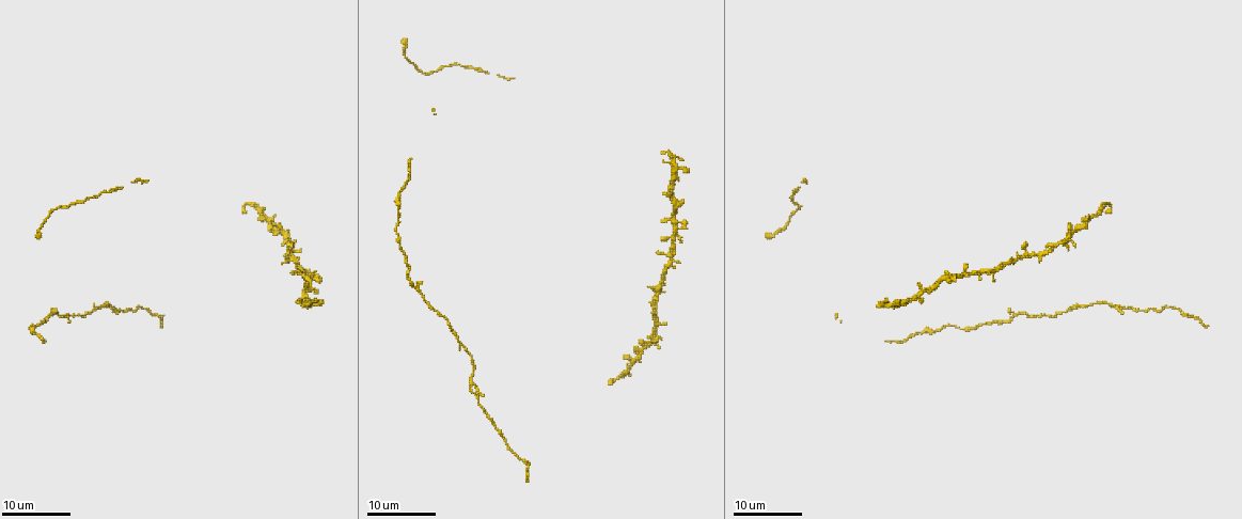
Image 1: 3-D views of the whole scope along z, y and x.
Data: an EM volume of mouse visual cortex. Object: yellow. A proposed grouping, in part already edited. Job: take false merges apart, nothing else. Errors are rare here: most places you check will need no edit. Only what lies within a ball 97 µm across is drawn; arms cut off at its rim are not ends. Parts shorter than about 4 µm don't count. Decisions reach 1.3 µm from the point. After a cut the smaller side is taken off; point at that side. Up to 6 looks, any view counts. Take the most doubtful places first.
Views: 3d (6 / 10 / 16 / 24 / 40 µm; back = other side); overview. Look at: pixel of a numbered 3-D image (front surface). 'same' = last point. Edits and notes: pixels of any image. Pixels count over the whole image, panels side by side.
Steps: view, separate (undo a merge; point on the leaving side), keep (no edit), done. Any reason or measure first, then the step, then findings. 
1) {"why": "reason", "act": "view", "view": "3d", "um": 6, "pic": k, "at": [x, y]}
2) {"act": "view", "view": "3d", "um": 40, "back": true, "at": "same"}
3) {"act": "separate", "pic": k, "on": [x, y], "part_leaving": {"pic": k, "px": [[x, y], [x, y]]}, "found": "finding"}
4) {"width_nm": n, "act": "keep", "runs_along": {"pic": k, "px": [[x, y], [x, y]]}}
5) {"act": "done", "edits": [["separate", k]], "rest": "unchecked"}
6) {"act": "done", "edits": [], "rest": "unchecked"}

{"why": "three-way junction", "act": "view", "view": "3d", "um": 24, "pic": 1, "at": [268, 219]}

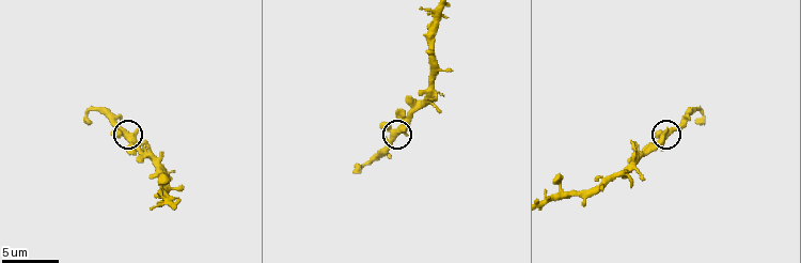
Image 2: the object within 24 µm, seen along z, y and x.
{"act": "view", "view": "3d", "um": 6, "pic": 2, "at": [398, 131]}

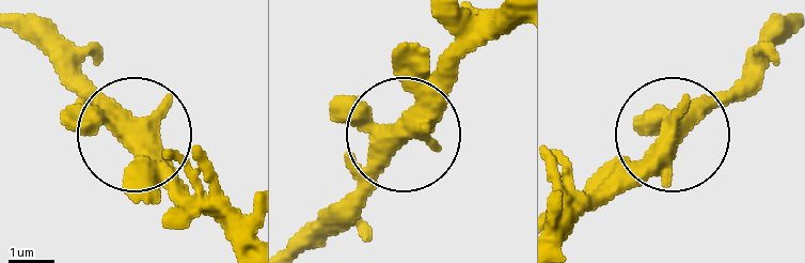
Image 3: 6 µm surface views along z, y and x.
{"act": "keep", "runs_along": {"pic": 3, "px": [[389, 134], [484, 34]]}, "found": "all the same neuron"}

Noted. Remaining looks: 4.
{"why": "thick turns thin", "act": "view", "view": "3d", "um": 24, "pic": 1, "at": [421, 292]}

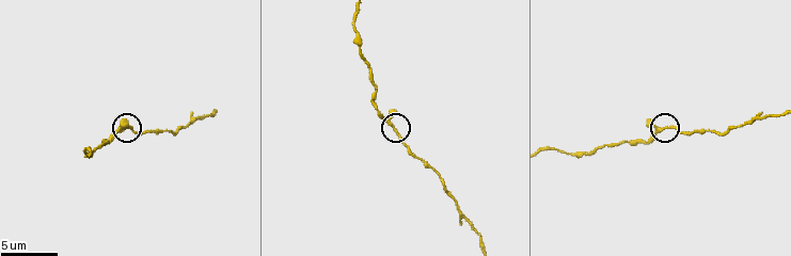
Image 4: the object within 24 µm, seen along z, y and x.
{"act": "view", "view": "3d", "um": 10, "pic": 4, "at": [396, 128]}

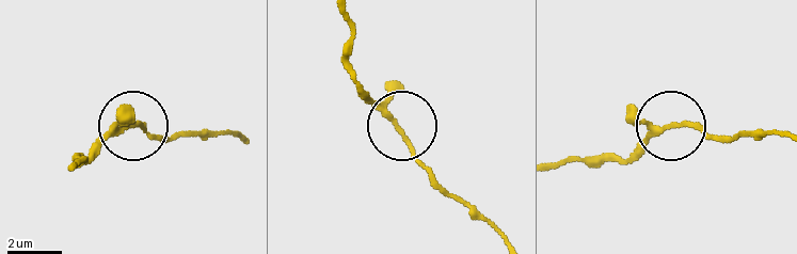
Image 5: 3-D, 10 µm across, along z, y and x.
{"act": "keep", "runs_along": {"pic": 5, "px": [[786, 137], [670, 127], [631, 159]]}, "found": "one neuron here"}

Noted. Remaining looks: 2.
{"act": "done", "edits": [], "rest": "unchecked"}

